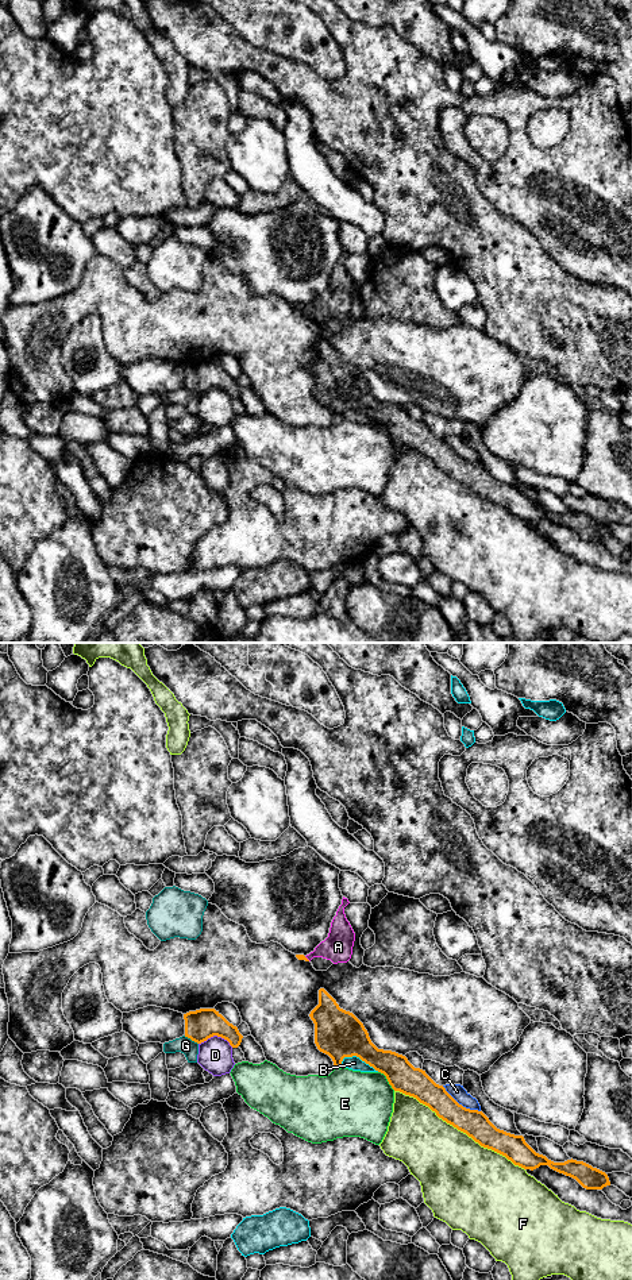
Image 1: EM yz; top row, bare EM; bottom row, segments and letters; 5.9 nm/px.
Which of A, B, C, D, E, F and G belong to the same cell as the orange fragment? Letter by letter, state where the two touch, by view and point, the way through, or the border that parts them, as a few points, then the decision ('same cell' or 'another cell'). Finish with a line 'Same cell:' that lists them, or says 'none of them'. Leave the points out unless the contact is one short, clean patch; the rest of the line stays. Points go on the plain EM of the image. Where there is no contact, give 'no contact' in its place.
A: contact yz (305, 309); way yz (299, 308), (305, 309), (323, 301), (338, 299); same cell
B: contact yz (359, 409); another cell
C: contact yz (461, 457); another cell
D: contact yz (216, 386); another cell
E: contact yz (388, 432); another cell
F: contact yz (459, 481); another cell
G: contact yz (191, 390); another cell
Same cell: A

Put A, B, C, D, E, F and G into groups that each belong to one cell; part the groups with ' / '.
A / B / C / D / E / F / G

